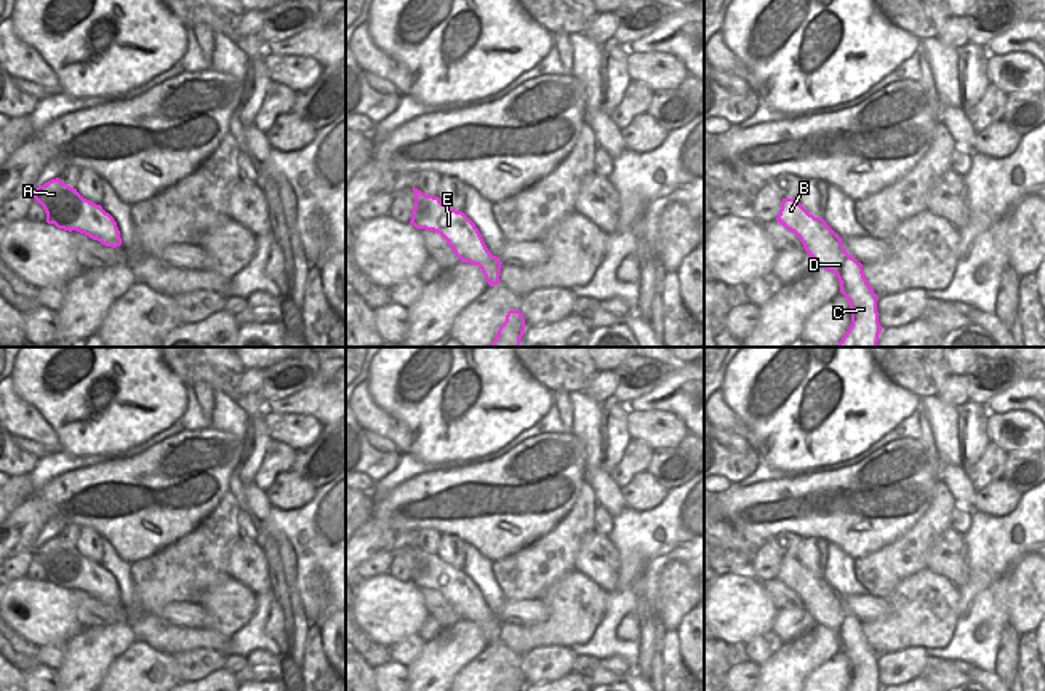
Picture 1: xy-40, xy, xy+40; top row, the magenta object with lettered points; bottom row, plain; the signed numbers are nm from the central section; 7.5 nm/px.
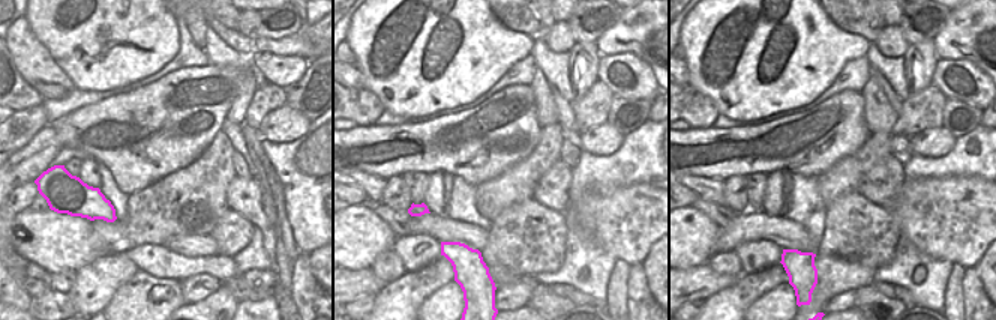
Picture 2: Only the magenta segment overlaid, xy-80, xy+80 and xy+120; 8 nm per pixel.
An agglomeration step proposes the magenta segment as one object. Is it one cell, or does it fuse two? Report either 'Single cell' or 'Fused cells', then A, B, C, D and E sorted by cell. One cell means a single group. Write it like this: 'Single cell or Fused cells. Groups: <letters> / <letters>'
Single cell. Groups: A B C D E

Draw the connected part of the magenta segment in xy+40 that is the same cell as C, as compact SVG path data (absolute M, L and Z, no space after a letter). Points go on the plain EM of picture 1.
M783 557L776 579L800 597L816 624L837 633L840 651L851 667L847 691L880 691L877 653L864 635L863 622L847 611L842 597L826 579L810 573L794 557Z

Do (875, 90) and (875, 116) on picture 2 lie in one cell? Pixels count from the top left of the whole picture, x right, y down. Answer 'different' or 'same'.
same

